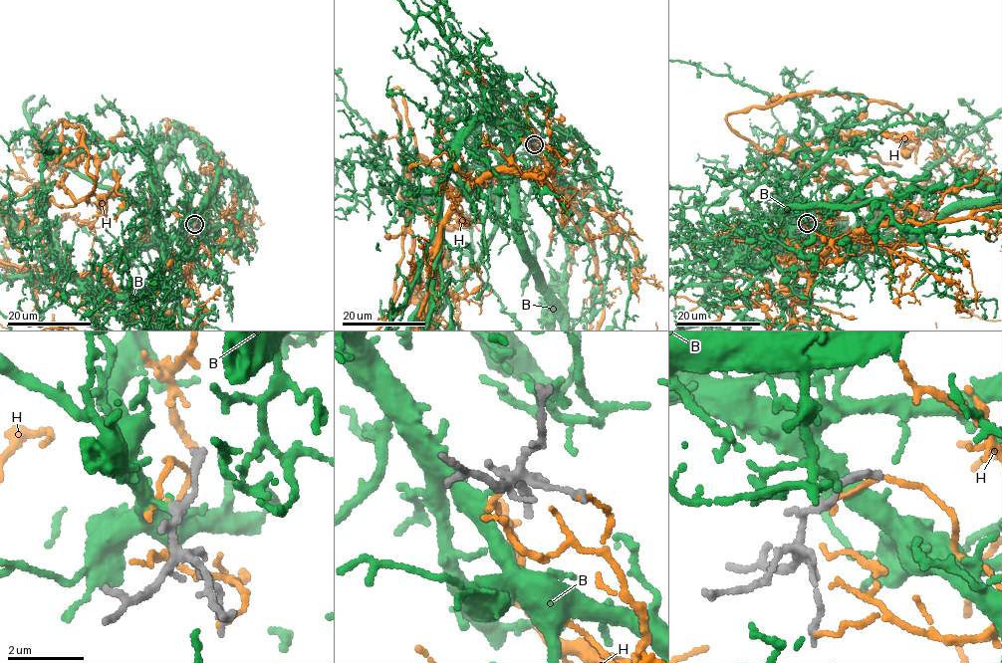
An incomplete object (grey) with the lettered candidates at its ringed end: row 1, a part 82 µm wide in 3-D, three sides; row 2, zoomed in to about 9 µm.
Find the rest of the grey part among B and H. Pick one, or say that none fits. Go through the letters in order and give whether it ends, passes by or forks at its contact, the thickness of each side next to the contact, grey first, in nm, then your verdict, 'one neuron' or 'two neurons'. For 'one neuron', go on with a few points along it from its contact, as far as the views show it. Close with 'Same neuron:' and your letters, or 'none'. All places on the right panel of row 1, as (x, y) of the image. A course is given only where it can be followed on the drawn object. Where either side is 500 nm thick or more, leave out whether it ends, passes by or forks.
B: it ends there; 190 nm thick on the grey side, 280 nm on the other; one neuron
H: it ends there; 180 nm thick on the grey side, 150 nm on the other; two neurons
Same neuron: B

